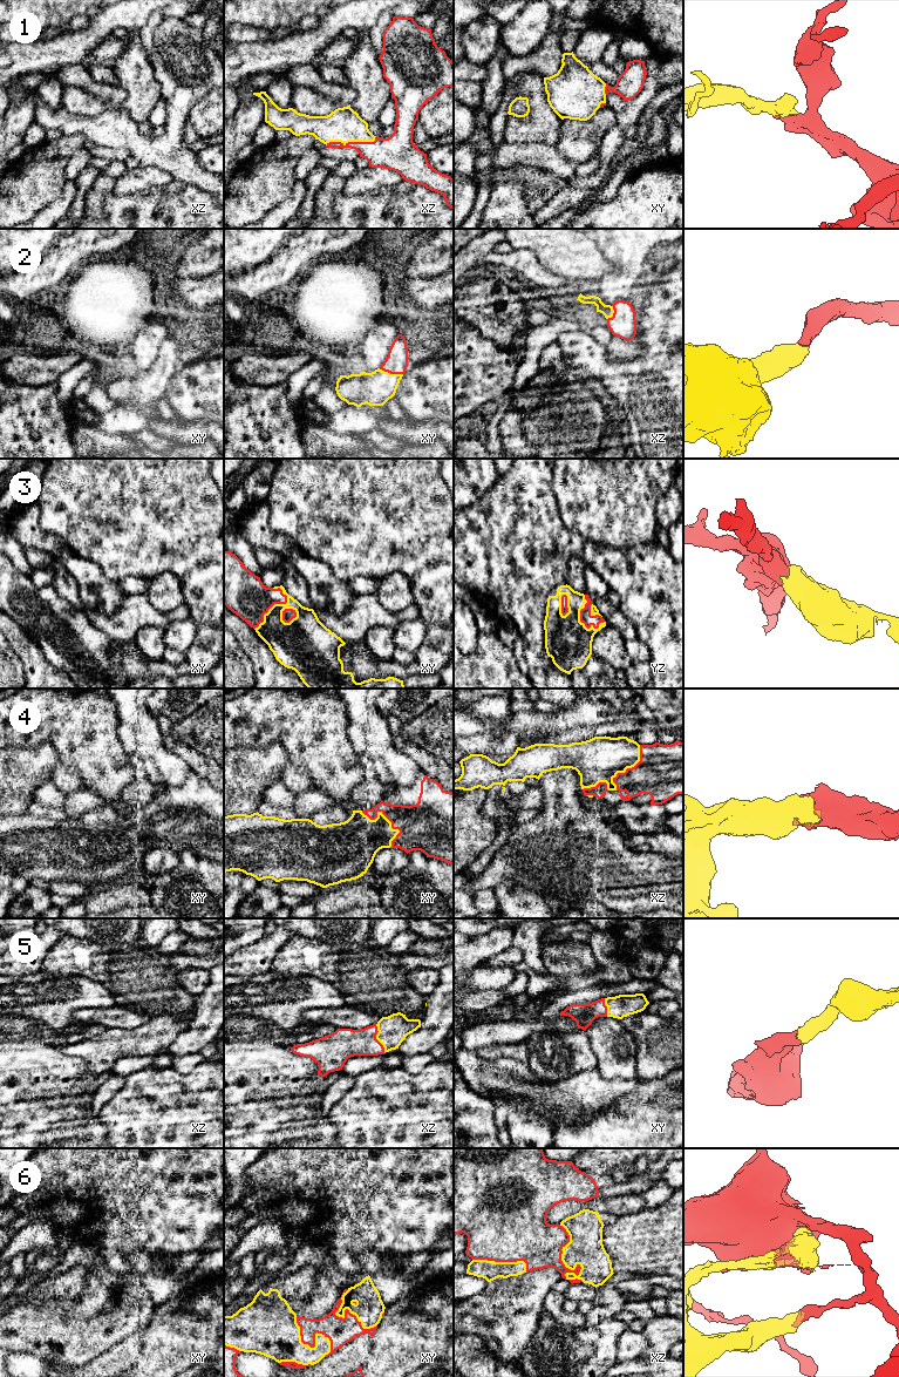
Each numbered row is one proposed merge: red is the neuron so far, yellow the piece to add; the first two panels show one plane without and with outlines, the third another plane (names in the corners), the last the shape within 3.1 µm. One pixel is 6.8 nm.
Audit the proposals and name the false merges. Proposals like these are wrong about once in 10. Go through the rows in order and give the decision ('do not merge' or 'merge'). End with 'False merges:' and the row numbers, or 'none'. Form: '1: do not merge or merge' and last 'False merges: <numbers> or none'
1: merge
2: merge
3: merge
4: merge
5: merge
6: do not merge
False merges: 6

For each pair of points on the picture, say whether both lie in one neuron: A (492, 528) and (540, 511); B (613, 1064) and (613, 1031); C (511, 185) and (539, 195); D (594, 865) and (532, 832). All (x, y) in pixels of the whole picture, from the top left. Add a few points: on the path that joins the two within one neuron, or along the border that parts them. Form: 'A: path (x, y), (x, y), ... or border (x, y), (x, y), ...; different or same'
A: path (504, 528), (515, 528), (529, 514); same
B: path (613, 1056), (613, 1039); same
C: border (499, 178), (516, 177), (524, 185), (532, 214); different
D: path (579, 852), (569, 841), (551, 841), (547, 838); same

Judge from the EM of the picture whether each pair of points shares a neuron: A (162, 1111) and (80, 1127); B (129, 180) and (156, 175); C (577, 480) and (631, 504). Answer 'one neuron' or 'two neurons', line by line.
A: two neurons
B: one neuron
C: one neuron

